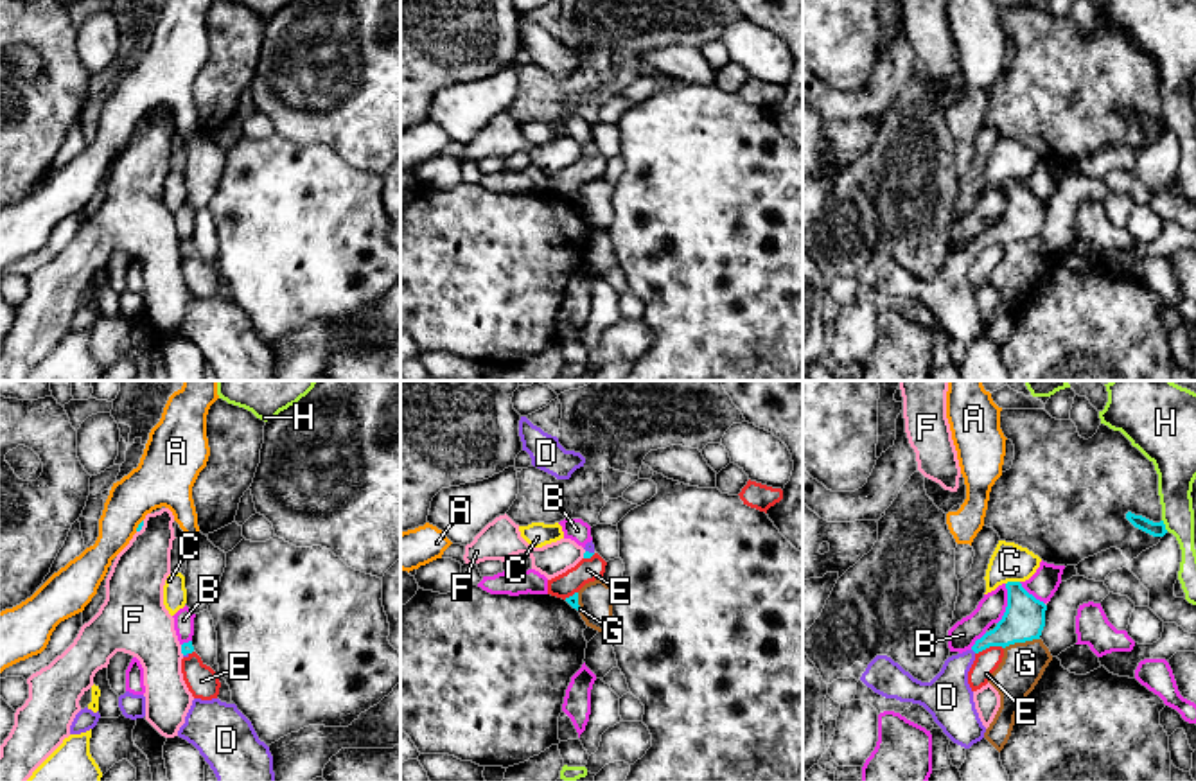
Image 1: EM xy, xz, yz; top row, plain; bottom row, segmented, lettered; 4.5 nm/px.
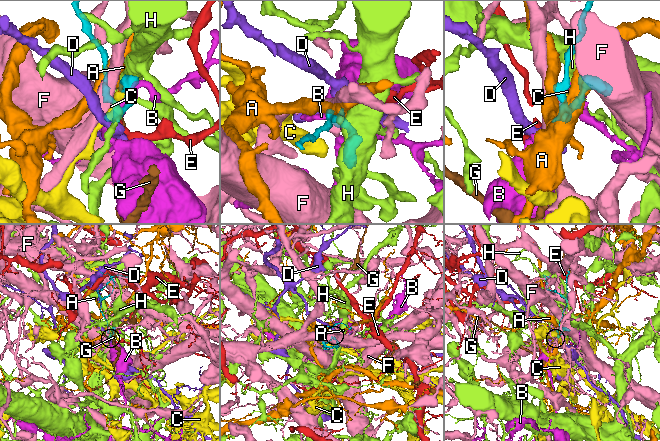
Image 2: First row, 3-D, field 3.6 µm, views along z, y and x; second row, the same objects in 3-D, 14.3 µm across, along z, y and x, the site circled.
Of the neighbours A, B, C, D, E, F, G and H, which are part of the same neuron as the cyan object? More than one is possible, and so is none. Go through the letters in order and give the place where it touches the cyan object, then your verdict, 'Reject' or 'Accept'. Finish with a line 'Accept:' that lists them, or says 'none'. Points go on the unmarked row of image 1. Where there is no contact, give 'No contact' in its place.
A: Touches cyan at xy (139, 122). Reject
B: Touches cyan at yz (1008, 201). Reject
C: Touches cyan at yz (1011, 180). Reject
D: Touches cyan at yz (974, 248). Accept
E: Touches cyan at yz (988, 245). Reject
F: Touches cyan at xy (142, 122). Reject
G: Touches cyan at yz (1020, 239). Reject
H: Touches cyan at yz (1164, 122). Reject
Accept: D

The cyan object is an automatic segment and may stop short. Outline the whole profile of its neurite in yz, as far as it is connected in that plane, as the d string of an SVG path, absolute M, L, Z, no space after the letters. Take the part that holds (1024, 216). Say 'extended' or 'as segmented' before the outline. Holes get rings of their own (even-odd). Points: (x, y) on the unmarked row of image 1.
as segmented | M1007 180L1007 205L997 224L975 239L975 251L989 244L1009 244L1040 237L1045 224L1047 203L1029 192L1020 180Z

